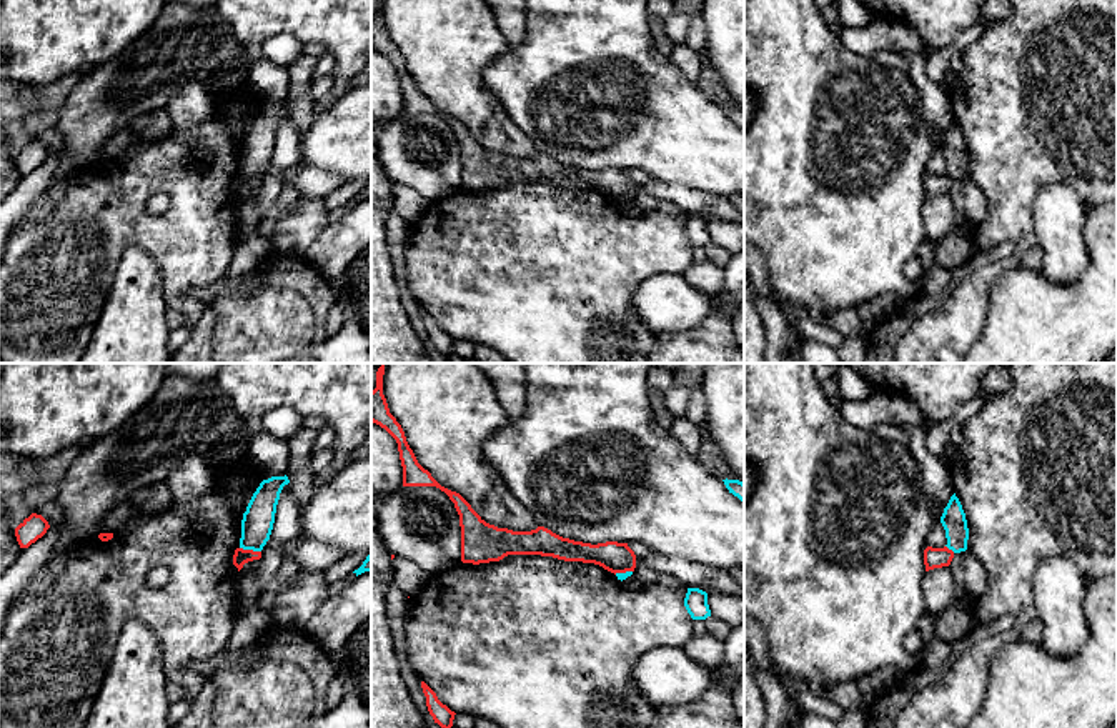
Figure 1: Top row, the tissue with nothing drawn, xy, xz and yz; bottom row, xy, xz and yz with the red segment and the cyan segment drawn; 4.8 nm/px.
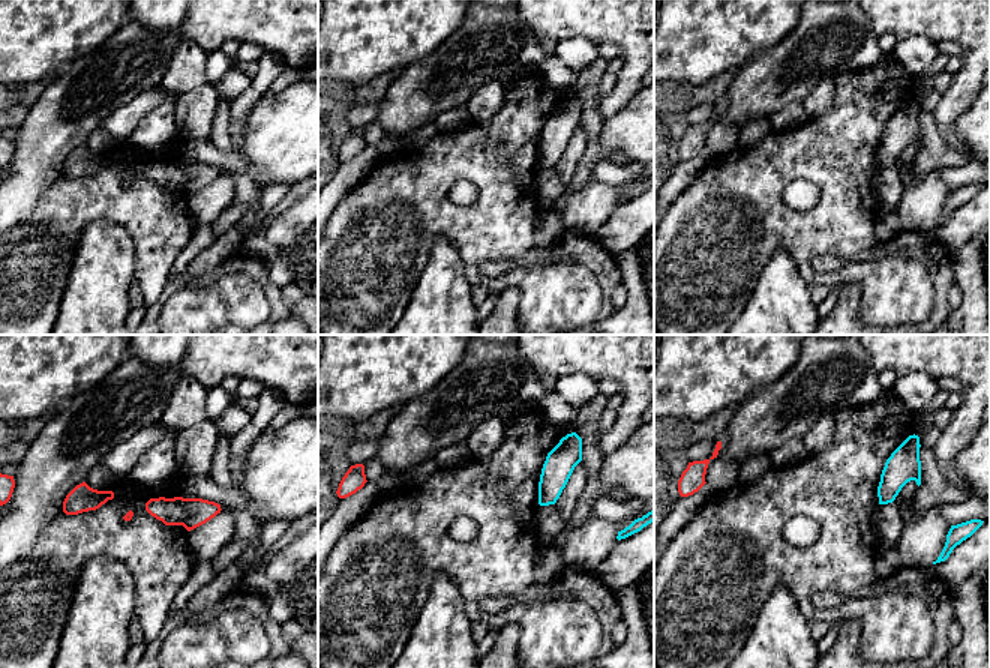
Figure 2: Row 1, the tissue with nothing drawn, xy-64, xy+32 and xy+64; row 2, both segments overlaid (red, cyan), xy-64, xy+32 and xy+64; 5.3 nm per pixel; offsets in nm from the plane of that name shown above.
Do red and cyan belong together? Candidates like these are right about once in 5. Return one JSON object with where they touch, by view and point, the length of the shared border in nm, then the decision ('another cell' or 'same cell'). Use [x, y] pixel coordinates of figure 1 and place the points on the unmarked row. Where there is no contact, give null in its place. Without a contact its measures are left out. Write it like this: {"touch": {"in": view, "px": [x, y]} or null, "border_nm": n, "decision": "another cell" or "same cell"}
{"touch": {"in": "xy", "px": [250, 177]}, "border_nm": 110, "decision": "another cell"}

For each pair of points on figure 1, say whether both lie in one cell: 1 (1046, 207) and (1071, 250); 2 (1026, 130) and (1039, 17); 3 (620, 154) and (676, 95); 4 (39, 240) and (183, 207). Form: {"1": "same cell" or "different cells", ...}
{"1": "same cell", "2": "same cell", "3": "same cell", "4": "same cell"}

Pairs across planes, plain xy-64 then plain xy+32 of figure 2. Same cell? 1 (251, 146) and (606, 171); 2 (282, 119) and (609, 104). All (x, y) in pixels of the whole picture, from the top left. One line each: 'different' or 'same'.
1: different
2: different

